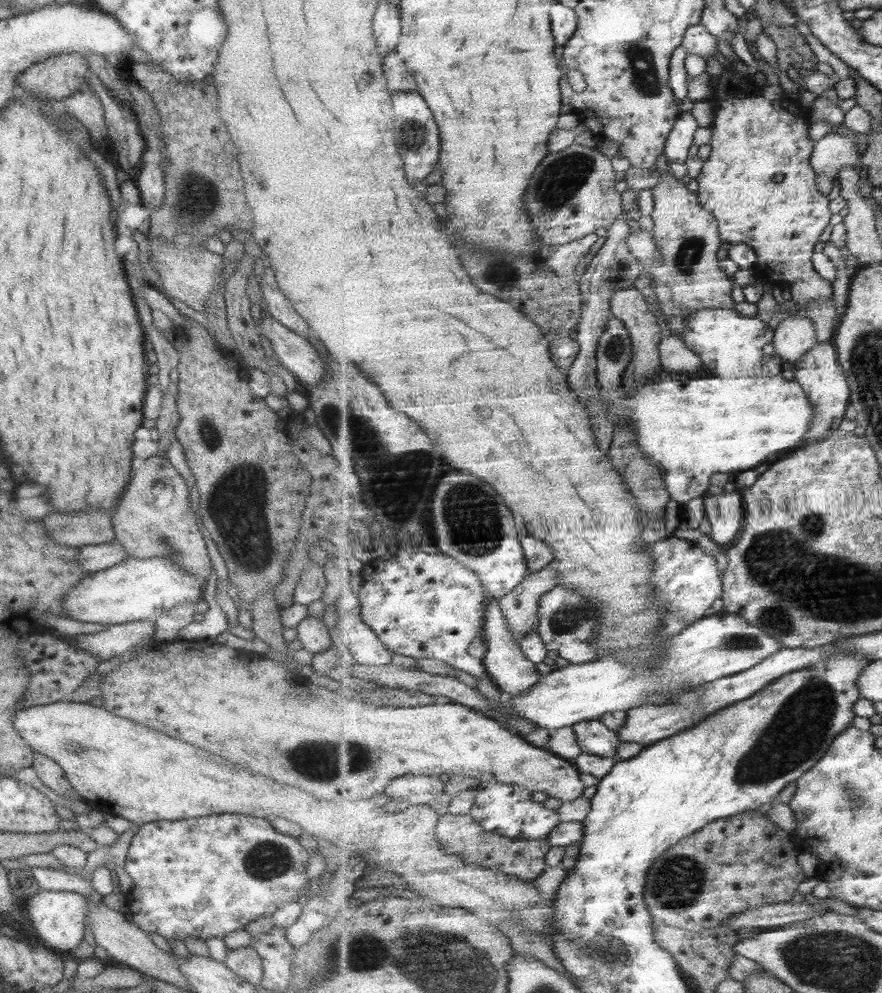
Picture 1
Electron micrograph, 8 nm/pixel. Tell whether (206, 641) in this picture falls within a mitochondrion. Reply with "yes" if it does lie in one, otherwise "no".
no

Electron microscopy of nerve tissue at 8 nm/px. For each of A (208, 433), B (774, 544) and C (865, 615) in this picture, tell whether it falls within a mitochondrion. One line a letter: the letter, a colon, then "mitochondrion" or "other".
A: mitochondrion
B: mitochondrion
C: mitochondrion

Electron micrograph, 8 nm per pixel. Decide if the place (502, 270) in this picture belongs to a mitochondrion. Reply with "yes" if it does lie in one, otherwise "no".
yes

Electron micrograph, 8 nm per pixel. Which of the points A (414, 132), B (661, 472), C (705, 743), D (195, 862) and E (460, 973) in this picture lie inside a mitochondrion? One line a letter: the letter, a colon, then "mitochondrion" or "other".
A: mitochondrion
B: other
C: other
D: other
E: mitochondrion

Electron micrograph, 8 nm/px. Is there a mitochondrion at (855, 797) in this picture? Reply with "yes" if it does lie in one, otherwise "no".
yes

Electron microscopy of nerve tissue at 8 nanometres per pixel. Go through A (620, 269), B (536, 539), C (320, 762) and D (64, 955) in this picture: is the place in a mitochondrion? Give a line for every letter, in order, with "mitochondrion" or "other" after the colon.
A: mitochondrion
B: other
C: mitochondrion
D: other

